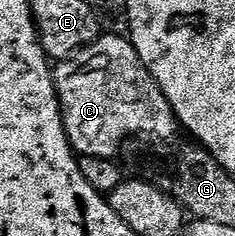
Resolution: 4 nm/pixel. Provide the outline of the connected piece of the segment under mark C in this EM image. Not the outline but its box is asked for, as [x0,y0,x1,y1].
[54,35,178,158]

